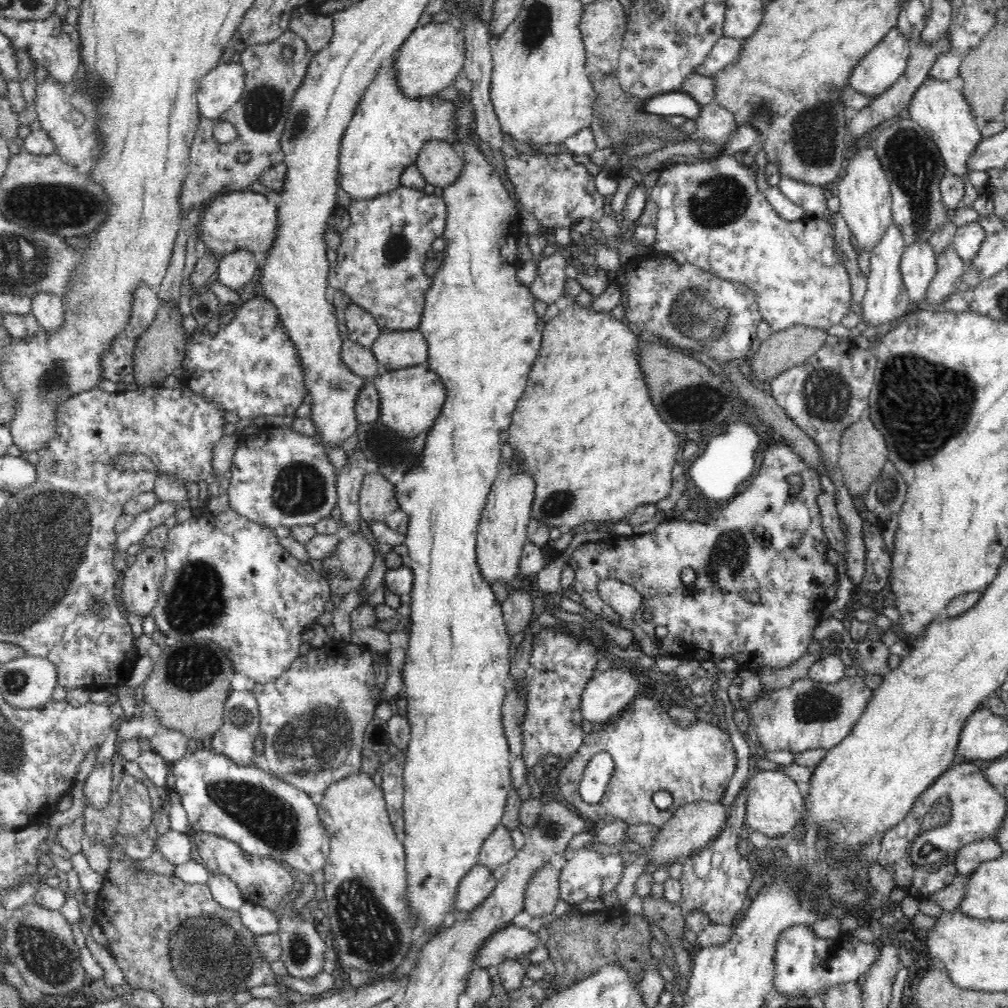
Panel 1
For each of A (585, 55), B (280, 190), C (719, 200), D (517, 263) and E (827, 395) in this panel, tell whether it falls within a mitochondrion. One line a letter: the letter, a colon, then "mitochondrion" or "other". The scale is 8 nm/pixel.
A: other
B: other
C: mitochondrion
D: other
E: mitochondrion

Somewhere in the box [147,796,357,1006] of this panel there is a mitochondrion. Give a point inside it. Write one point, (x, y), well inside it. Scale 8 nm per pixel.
(205, 954)

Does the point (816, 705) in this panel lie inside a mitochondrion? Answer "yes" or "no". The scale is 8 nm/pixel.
yes

